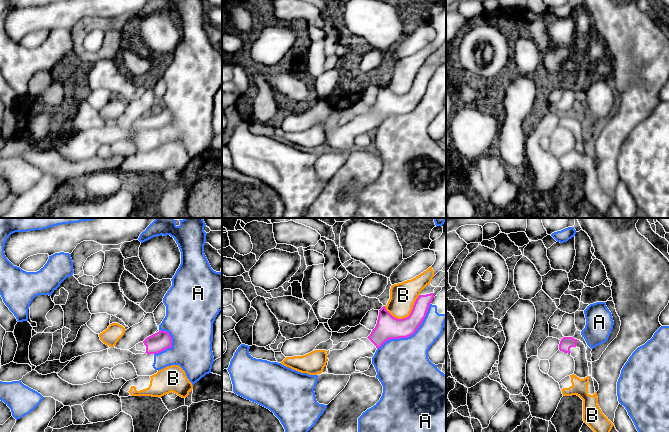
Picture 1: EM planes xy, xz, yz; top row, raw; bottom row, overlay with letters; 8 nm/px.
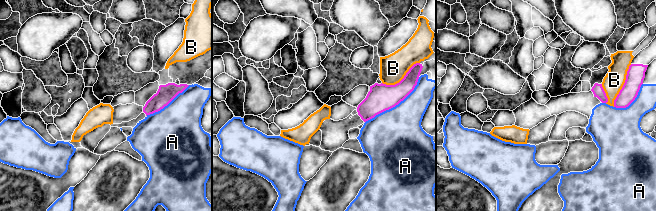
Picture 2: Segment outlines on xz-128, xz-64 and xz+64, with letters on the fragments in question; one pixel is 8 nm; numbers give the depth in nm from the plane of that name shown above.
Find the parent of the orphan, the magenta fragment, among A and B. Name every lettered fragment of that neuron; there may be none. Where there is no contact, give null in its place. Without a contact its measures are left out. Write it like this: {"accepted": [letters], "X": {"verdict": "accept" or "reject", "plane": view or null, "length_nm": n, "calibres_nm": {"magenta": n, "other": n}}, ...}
{"accepted": [], "A": {"verdict": "reject", "plane": "xz", "length_nm": 550, "calibres_nm": {"magenta": 190, "other": 440}}, "B": {"verdict": "reject", "plane": "xz", "length_nm": 300, "calibres_nm": {"magenta": 190, "other": 220}}}

